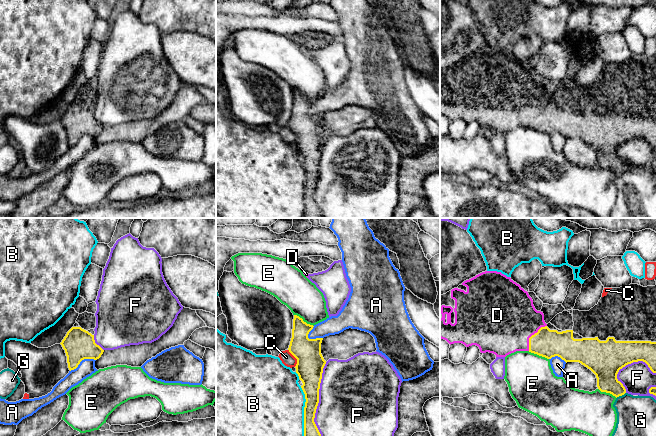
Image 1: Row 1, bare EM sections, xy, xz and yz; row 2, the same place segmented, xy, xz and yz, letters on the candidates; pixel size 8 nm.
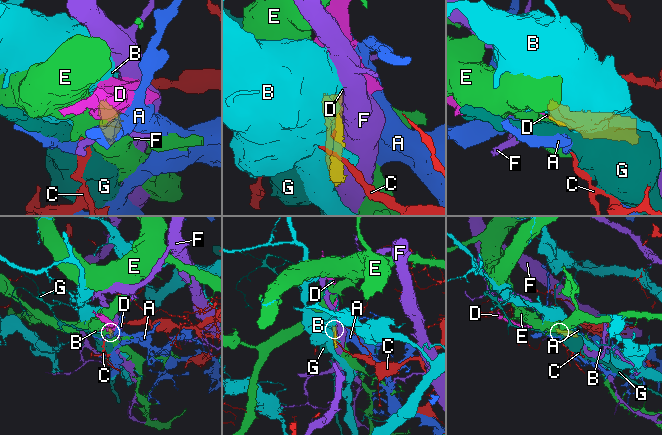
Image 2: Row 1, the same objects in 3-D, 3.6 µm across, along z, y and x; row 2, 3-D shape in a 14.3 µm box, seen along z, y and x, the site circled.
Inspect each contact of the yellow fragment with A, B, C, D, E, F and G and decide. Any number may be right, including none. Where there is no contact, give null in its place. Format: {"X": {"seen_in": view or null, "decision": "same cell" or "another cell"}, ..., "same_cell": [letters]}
{"A": {"seen_in": "xy", "decision": "another cell"}, "B": {"seen_in": "xz", "decision": "another cell"}, "C": {"seen_in": "xz", "decision": "another cell"}, "D": {"seen_in": "yz", "decision": "same cell"}, "E": {"seen_in": "xz", "decision": "another cell"}, "F": {"seen_in": "xz", "decision": "another cell"}, "G": {"seen_in": "yz", "decision": "another cell"}, "same_cell": ["D"]}

